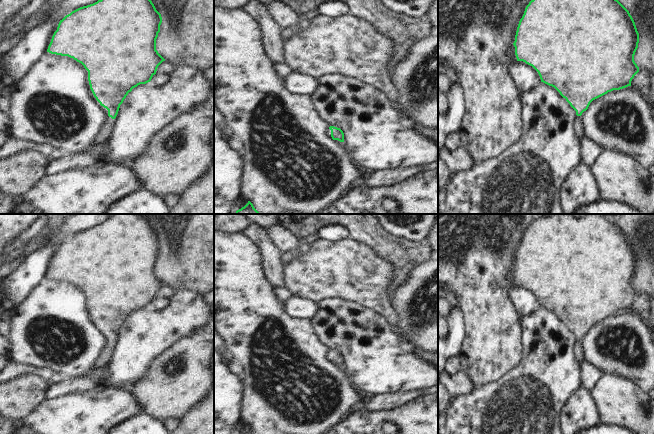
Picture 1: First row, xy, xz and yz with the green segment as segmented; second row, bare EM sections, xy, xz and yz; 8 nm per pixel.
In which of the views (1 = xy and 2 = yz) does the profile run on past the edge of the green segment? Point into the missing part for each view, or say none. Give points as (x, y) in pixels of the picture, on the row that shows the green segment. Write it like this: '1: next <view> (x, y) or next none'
1: next xy (107, 127)
2: next yz (579, 125)

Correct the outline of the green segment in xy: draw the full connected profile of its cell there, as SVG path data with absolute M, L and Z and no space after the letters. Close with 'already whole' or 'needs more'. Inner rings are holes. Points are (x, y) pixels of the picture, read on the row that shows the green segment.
M98 0L93 4L72 11L60 20L47 52L68 56L84 66L88 71L90 89L107 113L106 122L96 138L79 154L103 143L110 136L120 105L128 93L138 85L150 82L156 74L158 66L165 61L156 50L156 39L160 32L161 23L161 14L156 10L151 0Z; needs more

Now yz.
M531 0L519 21L513 45L515 47L517 61L523 61L532 66L538 72L541 82L554 87L576 111L577 116L574 127L577 135L582 138L586 135L586 127L581 115L588 109L590 103L608 92L631 86L632 79L639 72L639 67L634 61L638 43L639 33L635 22L629 11L618 0Z; needs more

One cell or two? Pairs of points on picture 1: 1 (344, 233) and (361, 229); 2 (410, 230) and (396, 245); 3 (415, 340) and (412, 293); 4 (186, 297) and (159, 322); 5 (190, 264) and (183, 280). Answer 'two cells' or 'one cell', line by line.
1: two cells
2: two cells
3: one cell
4: one cell
5: one cell

